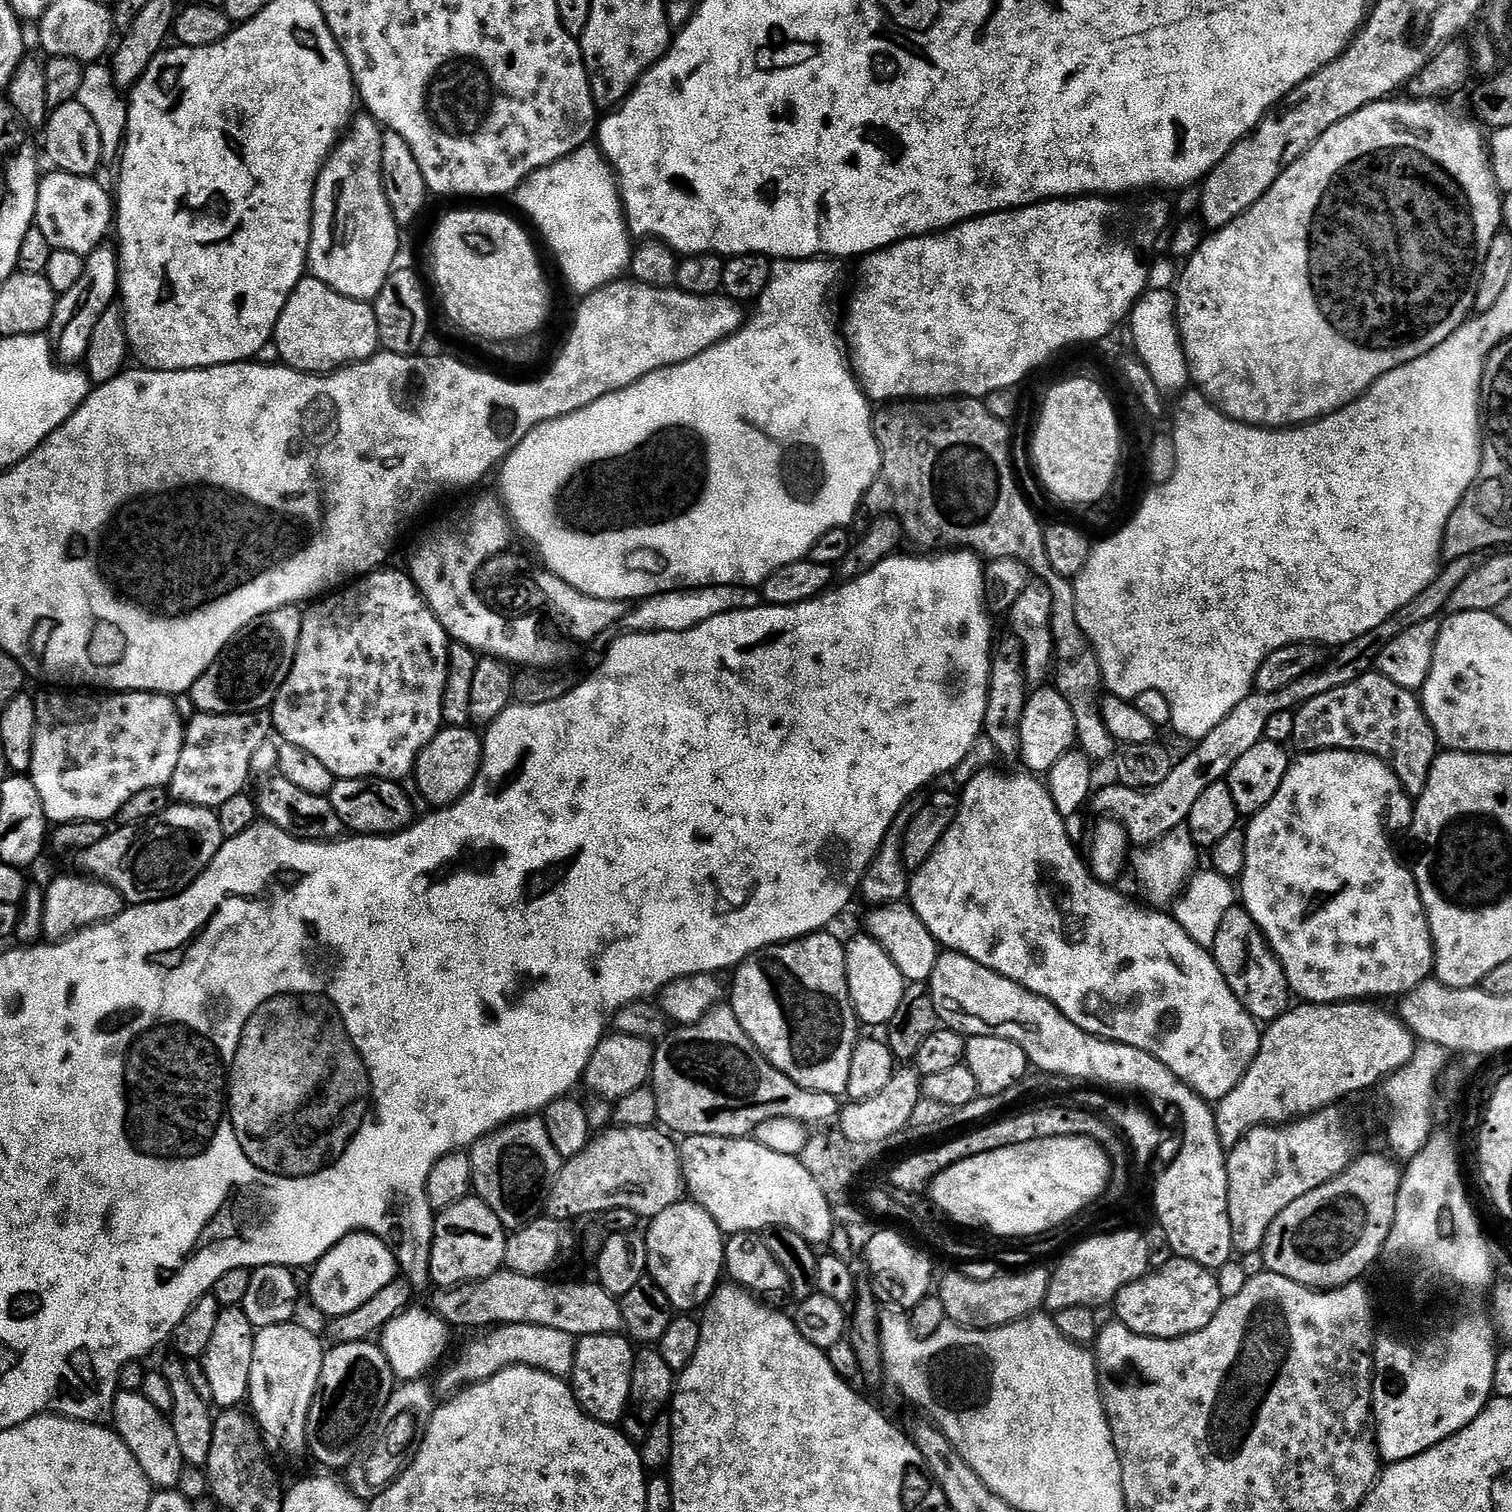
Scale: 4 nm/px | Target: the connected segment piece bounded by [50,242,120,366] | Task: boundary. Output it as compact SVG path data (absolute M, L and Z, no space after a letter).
M105 242L96 248L84 262L82 278L74 285L74 290L59 293L50 329L50 343L55 359L64 366L76 366L81 363L90 346L90 334L98 326L98 318L113 307L118 296L120 282L120 261L118 252L111 243Z

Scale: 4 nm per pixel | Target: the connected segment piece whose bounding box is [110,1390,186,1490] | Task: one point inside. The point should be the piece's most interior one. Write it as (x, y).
(148, 1434)

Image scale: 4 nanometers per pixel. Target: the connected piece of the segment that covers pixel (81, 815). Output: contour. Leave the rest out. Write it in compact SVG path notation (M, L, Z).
M48 690L45 696L37 695L36 701L36 729L34 730L34 754L32 755L32 771L30 779L34 782L34 786L38 790L38 798L42 798L42 806L44 807L44 815L48 817L53 825L61 824L78 824L81 820L99 820L101 822L112 822L117 819L122 810L122 806L126 806L126 802L130 802L130 798L134 798L134 794L138 794L142 790L150 790L151 788L168 788L174 778L174 769L178 766L178 758L182 754L182 746L184 745L185 721L180 721L180 712L176 709L177 701L170 696L163 696L160 692L109 692L107 694L88 694L92 696L67 696L64 690Z

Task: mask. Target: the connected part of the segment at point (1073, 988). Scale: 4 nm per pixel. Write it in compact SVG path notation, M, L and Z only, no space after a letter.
M1019 770L1013 776L1003 776L1000 772L980 772L977 776L972 776L968 780L968 785L964 788L964 793L959 793L958 807L956 810L956 819L952 825L946 830L946 834L942 838L942 842L938 842L938 846L930 854L930 858L925 860L921 868L915 869L914 875L910 880L910 907L918 914L918 918L926 926L926 930L930 930L930 934L935 938L937 945L941 949L949 952L957 952L966 958L974 958L974 962L978 962L982 966L986 966L990 970L994 970L998 974L1002 974L1006 978L1010 978L1015 984L1020 984L1026 990L1030 990L1035 996L1046 998L1051 1004L1060 1011L1066 1018L1070 1018L1070 1022L1074 1022L1074 1026L1078 1026L1082 1030L1086 1030L1090 1036L1101 1036L1104 1040L1113 1040L1119 1044L1126 1046L1134 1046L1143 1052L1149 1052L1154 1058L1158 1058L1158 1062L1162 1062L1173 1072L1177 1080L1188 1085L1189 1089L1195 1095L1209 1101L1219 1102L1223 1100L1226 1094L1230 1094L1230 1090L1234 1090L1234 1086L1244 1077L1245 1072L1252 1064L1252 1059L1258 1054L1260 1049L1260 1037L1262 1035L1261 1025L1249 1014L1248 1009L1242 1006L1242 1002L1232 993L1230 986L1224 980L1224 976L1220 973L1220 968L1216 965L1216 958L1212 955L1207 947L1201 947L1200 944L1192 940L1190 934L1183 929L1183 926L1171 915L1163 916L1163 911L1153 910L1151 907L1145 906L1143 903L1135 904L1132 900L1127 900L1120 892L1115 892L1115 887L1109 886L1103 880L1097 880L1092 875L1089 865L1086 863L1085 857L1076 853L1076 848L1072 845L1072 840L1068 837L1068 828L1065 817L1060 815L1060 811L1054 806L1054 798L1048 793L1048 785L1043 779L1037 778L1035 775L1029 774L1027 771Z

